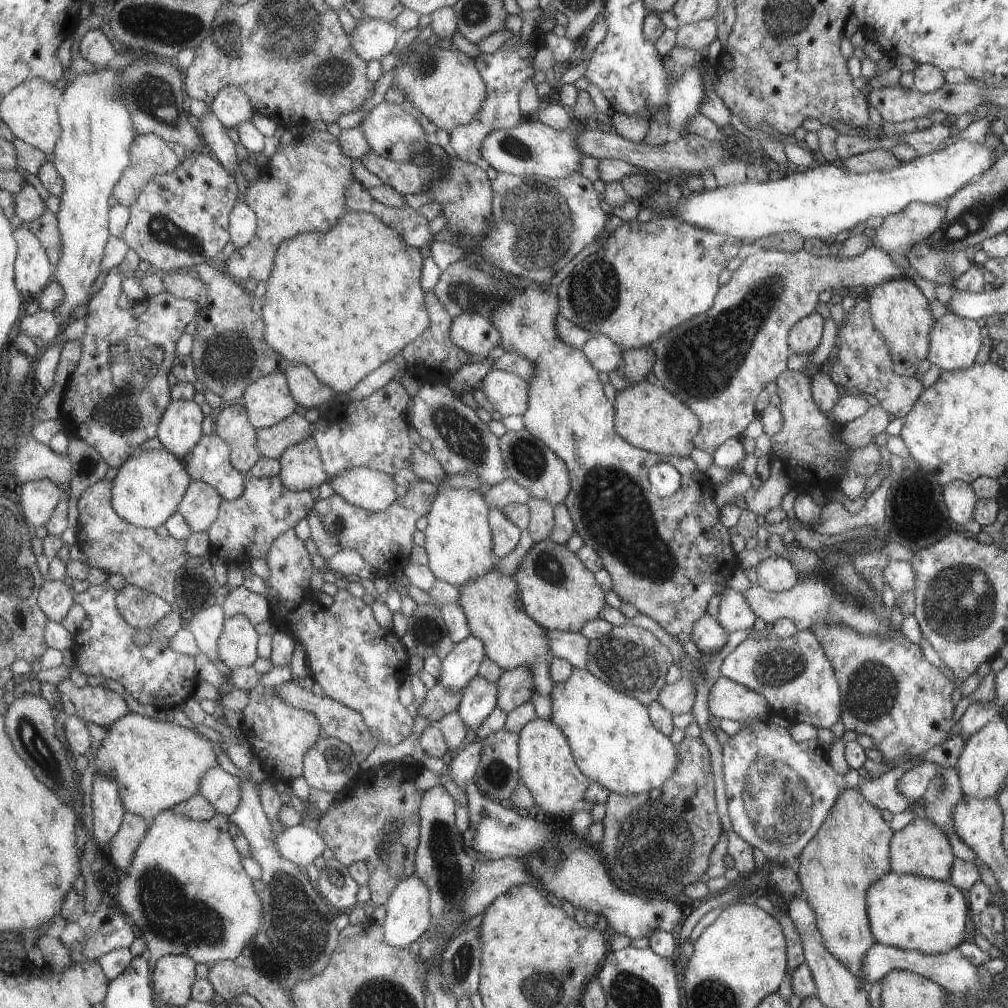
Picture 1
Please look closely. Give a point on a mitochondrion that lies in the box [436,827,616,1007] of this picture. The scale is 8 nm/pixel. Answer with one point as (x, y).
(460, 962)

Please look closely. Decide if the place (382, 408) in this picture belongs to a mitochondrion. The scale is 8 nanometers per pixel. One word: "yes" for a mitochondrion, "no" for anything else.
no

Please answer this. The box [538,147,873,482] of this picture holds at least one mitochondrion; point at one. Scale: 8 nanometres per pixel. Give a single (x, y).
(701, 363)

